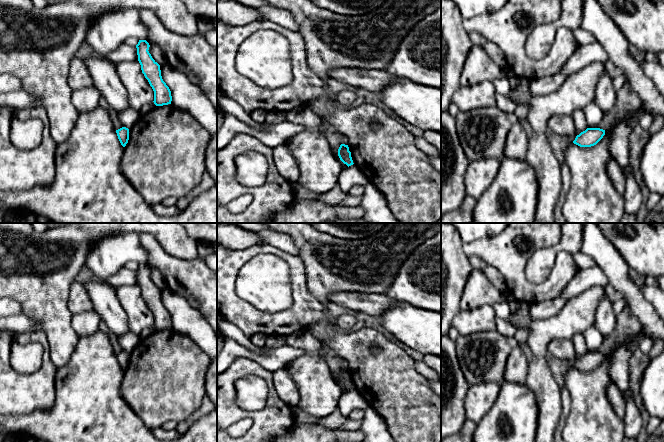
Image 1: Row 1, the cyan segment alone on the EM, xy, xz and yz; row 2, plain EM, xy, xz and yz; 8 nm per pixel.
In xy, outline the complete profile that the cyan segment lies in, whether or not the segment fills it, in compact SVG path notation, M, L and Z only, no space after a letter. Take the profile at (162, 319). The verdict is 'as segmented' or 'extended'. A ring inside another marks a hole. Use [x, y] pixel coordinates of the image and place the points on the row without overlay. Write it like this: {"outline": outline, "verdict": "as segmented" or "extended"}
{"outline": "M139 264L136 269L138 285L141 289L142 297L154 315L153 326L156 330L171 328L171 315L163 305L160 289L152 282L148 275L149 271L150 269L146 264Z", "verdict": "as segmented"}

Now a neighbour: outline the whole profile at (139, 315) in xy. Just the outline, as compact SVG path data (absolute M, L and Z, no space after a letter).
M138 284L115 288L115 292L127 314L131 332L140 335L143 329L154 325L154 315L142 297Z

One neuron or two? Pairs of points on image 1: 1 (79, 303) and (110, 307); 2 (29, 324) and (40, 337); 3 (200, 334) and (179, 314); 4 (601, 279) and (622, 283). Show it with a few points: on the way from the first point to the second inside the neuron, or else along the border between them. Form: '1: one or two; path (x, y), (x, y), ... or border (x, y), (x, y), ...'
1: two; border (81, 284), (93, 309)
2: two; border (10, 330), (17, 332), (33, 331)
3: one; path (195, 329), (184, 318)
4: two; border (596, 266), (605, 274), (609, 284)

